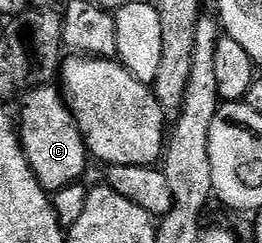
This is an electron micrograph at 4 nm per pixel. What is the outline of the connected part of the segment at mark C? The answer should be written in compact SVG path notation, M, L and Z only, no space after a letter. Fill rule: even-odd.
M56 85L36 86L20 99L19 141L35 180L46 192L76 186L85 174L91 155L77 127L77 121L66 105L62 91Z

